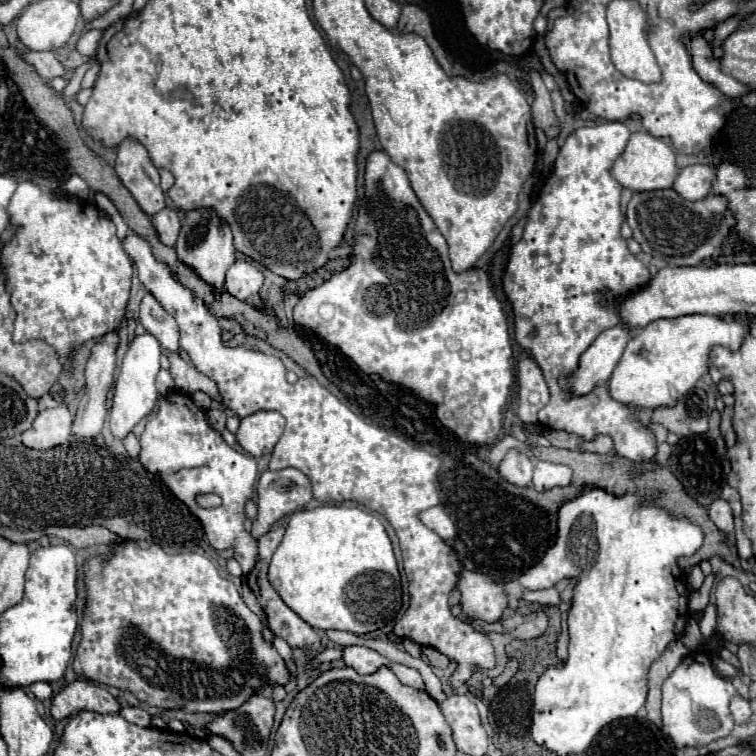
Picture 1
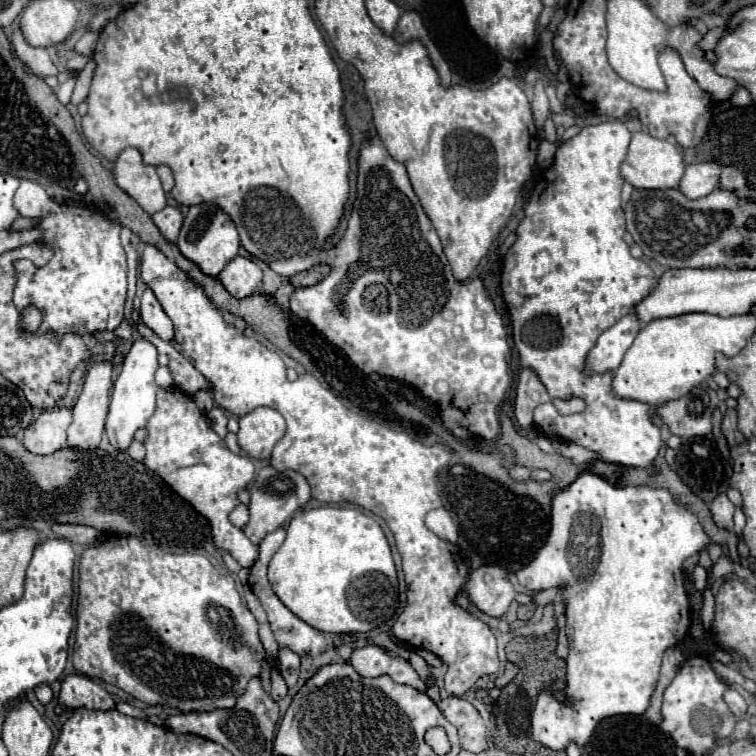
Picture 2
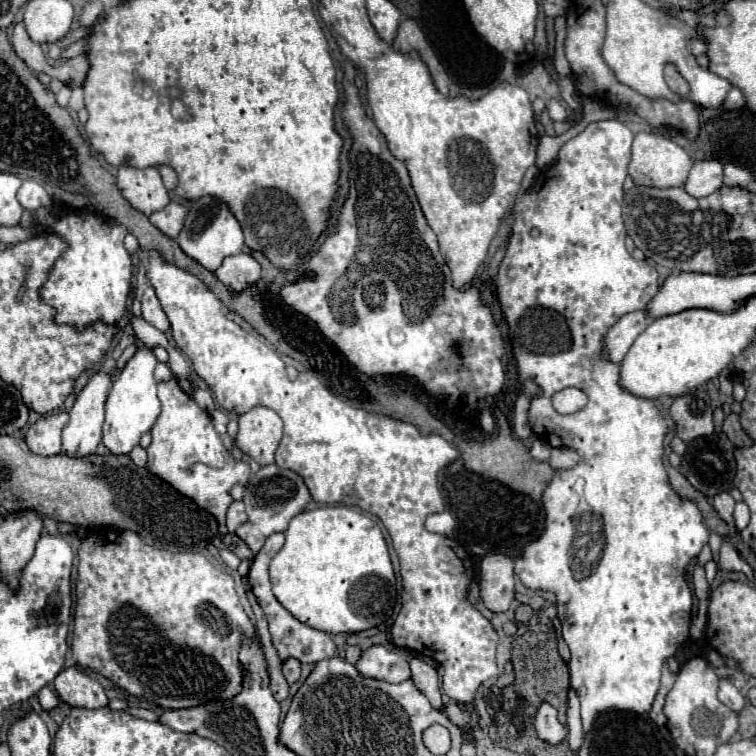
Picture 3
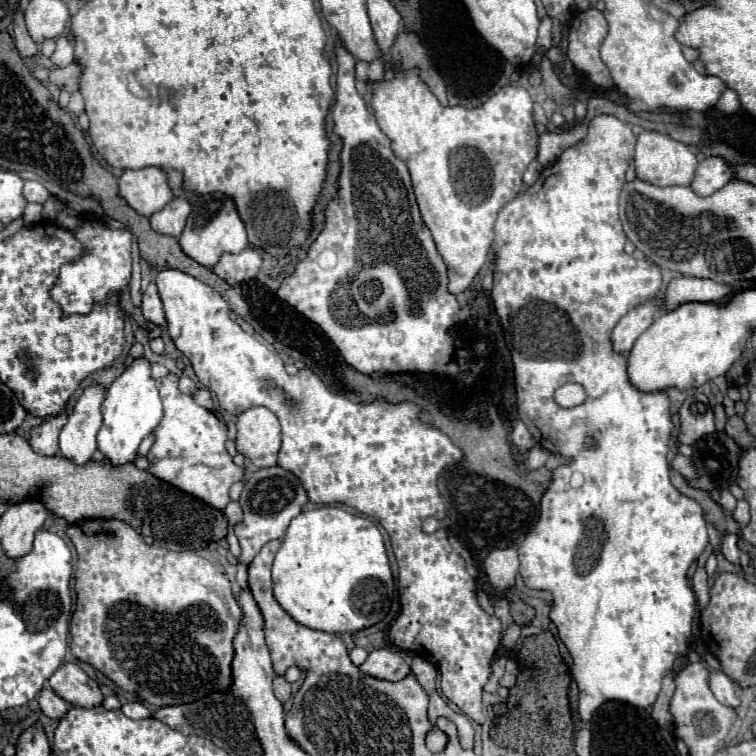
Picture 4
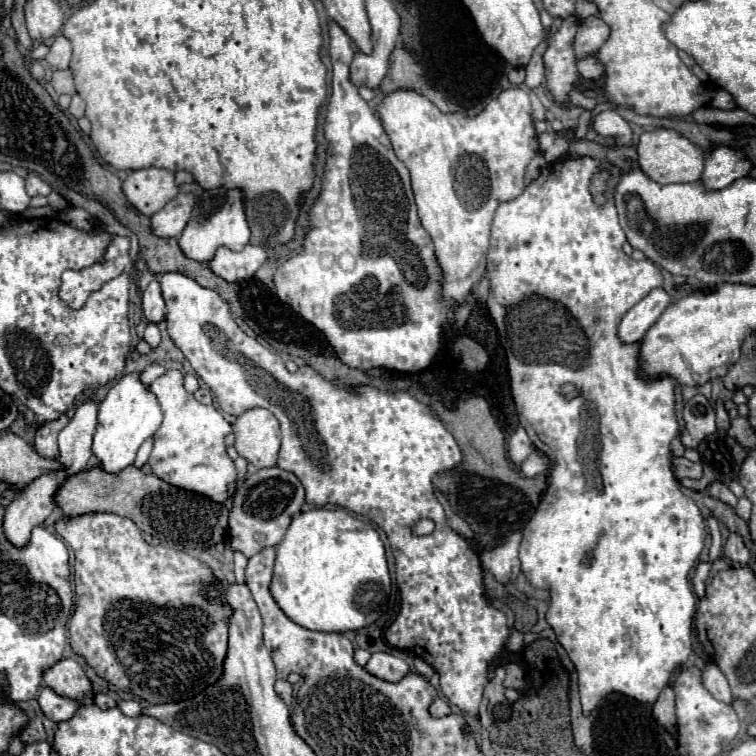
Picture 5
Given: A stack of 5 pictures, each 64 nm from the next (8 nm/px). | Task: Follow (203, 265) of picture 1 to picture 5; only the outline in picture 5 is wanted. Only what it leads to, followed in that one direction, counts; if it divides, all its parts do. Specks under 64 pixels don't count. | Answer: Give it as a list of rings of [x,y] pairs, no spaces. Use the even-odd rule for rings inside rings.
[[[240,188],[226,190],[204,190],[198,198],[192,218],[188,226],[184,228],[178,244],[182,252],[198,262],[208,262],[218,246],[226,246],[230,250],[242,250],[250,242],[250,226],[246,222],[246,210],[244,210],[244,192]]]

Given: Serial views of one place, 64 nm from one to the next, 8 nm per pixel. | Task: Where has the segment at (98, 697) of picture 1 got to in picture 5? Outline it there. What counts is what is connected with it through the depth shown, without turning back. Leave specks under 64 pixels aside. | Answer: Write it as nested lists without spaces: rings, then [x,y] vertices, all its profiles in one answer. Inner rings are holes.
[[[62,658],[60,662],[56,662],[56,666],[50,666],[48,670],[44,670],[42,680],[60,696],[66,696],[66,698],[84,696],[84,704],[90,704],[92,684],[76,660]]]

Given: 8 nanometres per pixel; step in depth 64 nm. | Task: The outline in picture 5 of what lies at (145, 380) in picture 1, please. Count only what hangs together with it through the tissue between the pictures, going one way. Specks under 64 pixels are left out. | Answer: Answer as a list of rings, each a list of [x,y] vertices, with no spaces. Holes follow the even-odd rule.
[[[140,374],[122,376],[106,394],[104,402],[98,408],[98,426],[92,438],[92,454],[98,458],[98,466],[116,474],[126,466],[134,464],[136,452],[144,440],[152,438],[162,422],[162,410],[154,394],[140,382]]]

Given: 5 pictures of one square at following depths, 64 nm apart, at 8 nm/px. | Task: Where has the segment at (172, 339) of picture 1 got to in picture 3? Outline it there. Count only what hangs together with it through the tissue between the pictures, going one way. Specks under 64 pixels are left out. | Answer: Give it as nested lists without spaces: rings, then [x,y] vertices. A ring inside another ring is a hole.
[[[148,286],[142,296],[142,318],[162,332],[166,332],[170,328],[170,322],[162,310],[160,300],[156,298],[156,292],[152,290],[152,286]]]

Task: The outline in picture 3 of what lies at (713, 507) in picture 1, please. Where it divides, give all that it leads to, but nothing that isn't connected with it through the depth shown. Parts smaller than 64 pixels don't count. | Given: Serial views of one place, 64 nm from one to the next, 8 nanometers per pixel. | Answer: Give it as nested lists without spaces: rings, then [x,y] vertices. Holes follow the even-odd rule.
[[[724,492],[724,494],[716,494],[714,498],[712,498],[712,504],[714,504],[714,508],[716,508],[716,512],[720,514],[720,518],[724,518],[726,522],[732,522],[732,512],[734,512],[734,498],[728,494],[728,492]]]

